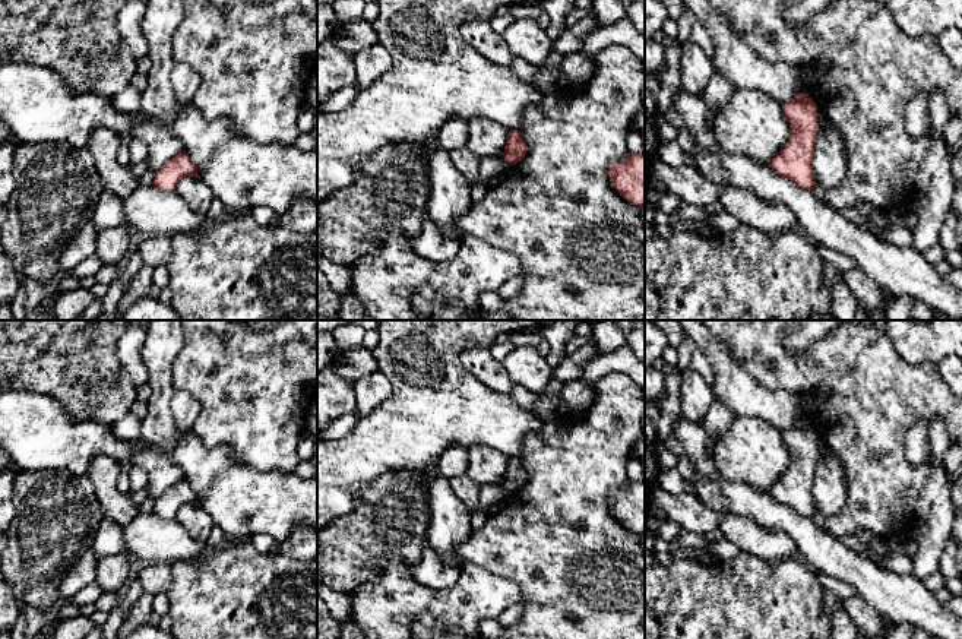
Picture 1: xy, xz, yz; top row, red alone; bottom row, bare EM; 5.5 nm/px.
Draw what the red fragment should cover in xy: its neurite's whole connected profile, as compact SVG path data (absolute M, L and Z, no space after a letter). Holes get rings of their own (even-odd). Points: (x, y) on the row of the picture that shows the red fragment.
M181 151L155 173L152 186L162 192L173 192L178 181L186 175L199 177L199 171L190 161L187 152Z

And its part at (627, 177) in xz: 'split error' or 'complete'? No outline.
complete

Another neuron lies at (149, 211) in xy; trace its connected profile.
M139 186L123 200L127 227L143 237L194 234L211 221L192 211L173 190L162 192L151 186Z

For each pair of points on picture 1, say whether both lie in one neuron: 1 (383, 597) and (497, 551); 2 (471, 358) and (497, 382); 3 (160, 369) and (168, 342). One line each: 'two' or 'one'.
1: two
2: one
3: one

